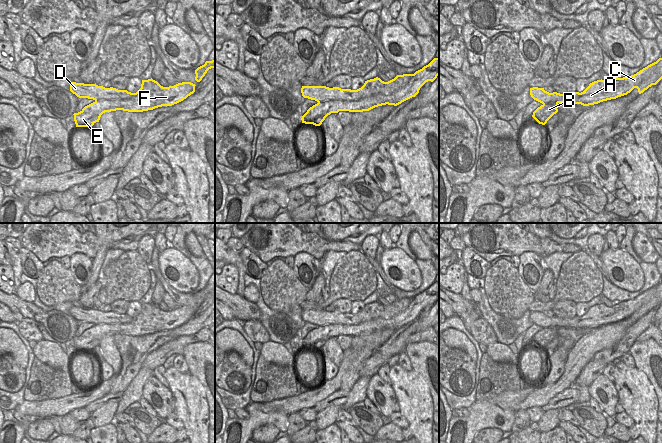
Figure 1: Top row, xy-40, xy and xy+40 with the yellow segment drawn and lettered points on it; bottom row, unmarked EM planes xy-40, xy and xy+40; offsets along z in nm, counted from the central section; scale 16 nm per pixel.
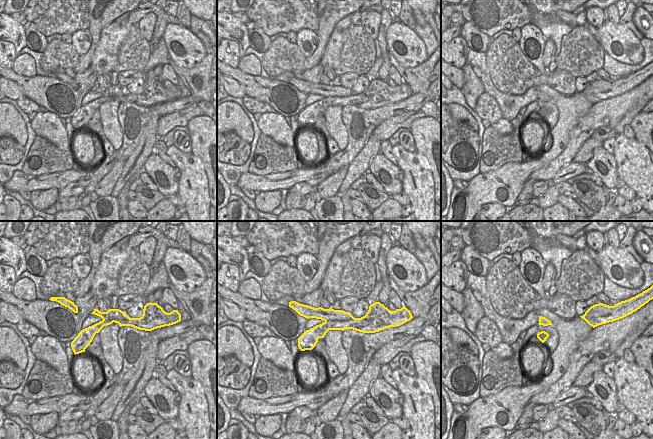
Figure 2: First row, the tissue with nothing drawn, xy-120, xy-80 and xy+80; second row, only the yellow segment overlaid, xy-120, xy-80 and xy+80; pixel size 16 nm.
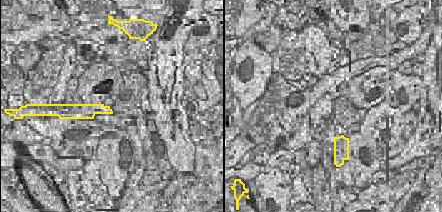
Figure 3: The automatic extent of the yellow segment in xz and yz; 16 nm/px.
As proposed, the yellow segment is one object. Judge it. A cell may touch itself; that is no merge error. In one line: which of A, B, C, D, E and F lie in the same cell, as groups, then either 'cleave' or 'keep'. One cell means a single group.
groups A C D / B E F; cleave

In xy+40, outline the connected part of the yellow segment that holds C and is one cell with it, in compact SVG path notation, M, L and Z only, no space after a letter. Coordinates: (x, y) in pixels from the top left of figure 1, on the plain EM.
M656 286L648 289L634 299L615 302L613 306L604 306L603 310L589 308L581 317L560 318L549 317L544 312L530 312L531 321L542 327L567 327L567 328L598 328L597 321L605 321L607 324L616 323L627 319L636 312L645 302L649 301L656 292Z

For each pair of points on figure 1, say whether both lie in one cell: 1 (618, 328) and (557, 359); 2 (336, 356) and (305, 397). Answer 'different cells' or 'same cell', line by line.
1: different cells
2: different cells

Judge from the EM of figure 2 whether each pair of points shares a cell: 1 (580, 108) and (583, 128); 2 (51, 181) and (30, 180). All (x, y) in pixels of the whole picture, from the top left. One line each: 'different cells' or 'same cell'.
1: different cells
2: same cell

